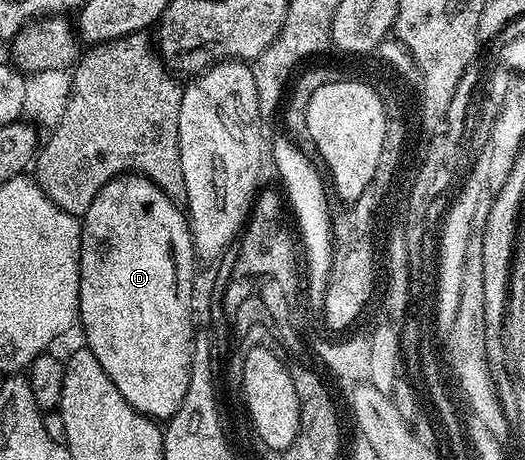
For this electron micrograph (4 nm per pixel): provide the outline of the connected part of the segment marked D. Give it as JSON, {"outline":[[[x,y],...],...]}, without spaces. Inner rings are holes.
{"outline":[[[121,174],[109,180],[97,196],[93,196],[93,204],[81,216],[81,252],[79,253],[79,316],[78,325],[83,325],[83,338],[86,349],[97,356],[97,364],[105,368],[105,376],[117,384],[117,392],[129,400],[129,404],[143,417],[152,420],[166,420],[172,418],[181,408],[181,400],[185,400],[185,388],[189,388],[191,375],[191,356],[193,353],[193,325],[191,323],[190,294],[193,288],[195,270],[195,250],[192,242],[191,227],[188,215],[181,209],[176,199],[170,198],[156,182],[149,181],[141,174]]]}

